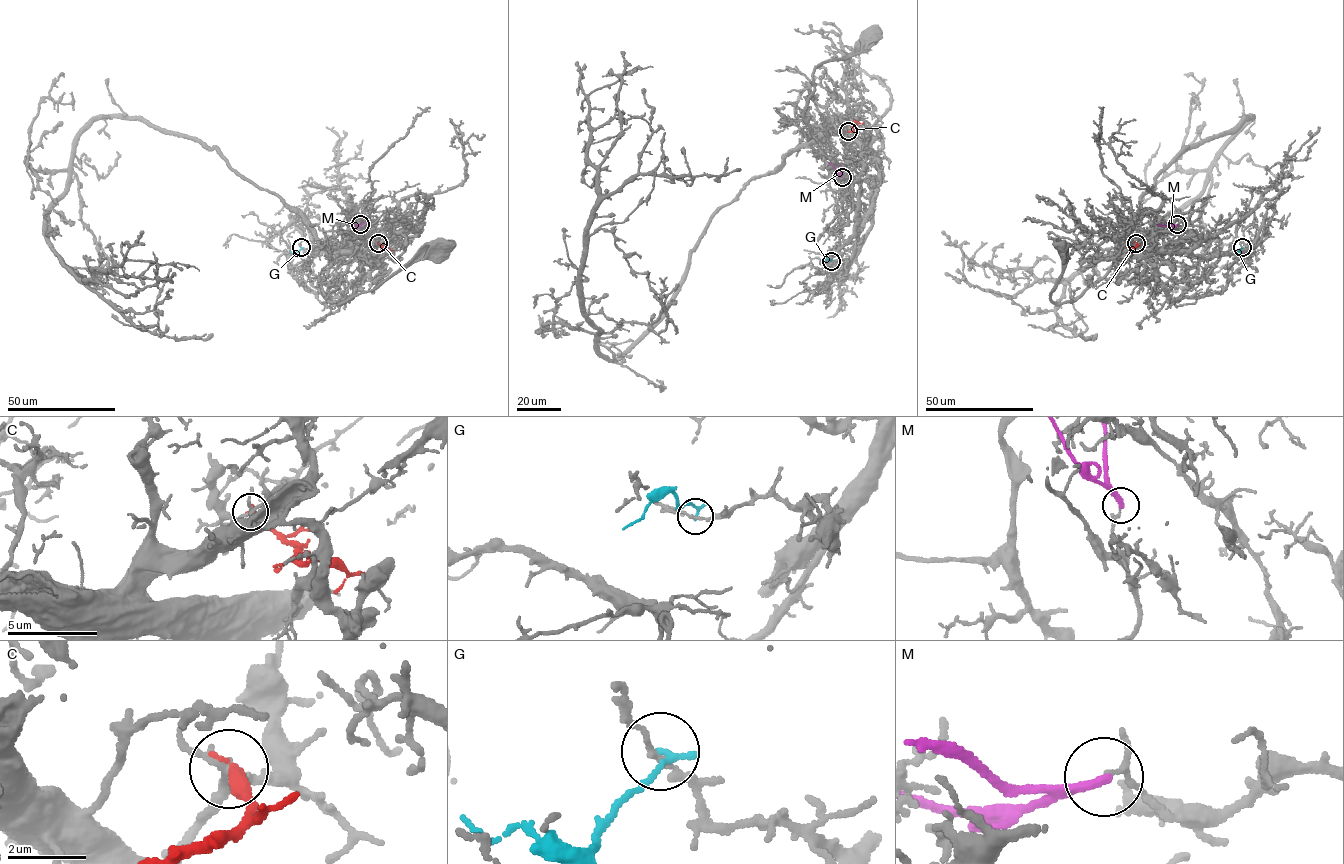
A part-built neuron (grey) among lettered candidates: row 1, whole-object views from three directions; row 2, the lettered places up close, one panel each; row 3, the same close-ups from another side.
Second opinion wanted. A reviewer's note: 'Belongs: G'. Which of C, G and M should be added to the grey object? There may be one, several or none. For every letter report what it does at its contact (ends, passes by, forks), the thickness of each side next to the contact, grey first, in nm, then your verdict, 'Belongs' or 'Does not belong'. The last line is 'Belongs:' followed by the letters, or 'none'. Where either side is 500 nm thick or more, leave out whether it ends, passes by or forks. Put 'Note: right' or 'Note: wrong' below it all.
C: It ends there. Thickness 170 nm (grey) against 400 nm. Does not belong
G: It ends there. Thickness 140 nm (grey) against 180 nm. Does not belong
M: It ends there. Thickness 100 nm (grey) against 260 nm. Does not belong
Belongs: none
Note: wrong

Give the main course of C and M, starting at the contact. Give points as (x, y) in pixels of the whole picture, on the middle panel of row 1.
C: (848, 131), (853, 130), (855, 121), (863, 122)
M: (842, 176), (828, 162)

